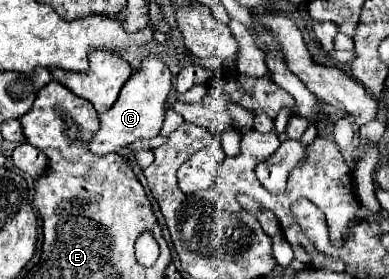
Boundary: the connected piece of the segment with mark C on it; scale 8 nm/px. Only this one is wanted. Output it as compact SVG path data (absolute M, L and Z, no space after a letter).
M146 57L142 61L142 69L132 73L132 77L122 87L116 103L106 111L100 113L100 129L88 143L88 149L96 155L116 153L120 147L126 147L138 139L150 139L160 133L164 113L166 113L166 99L172 89L172 73L158 57Z

